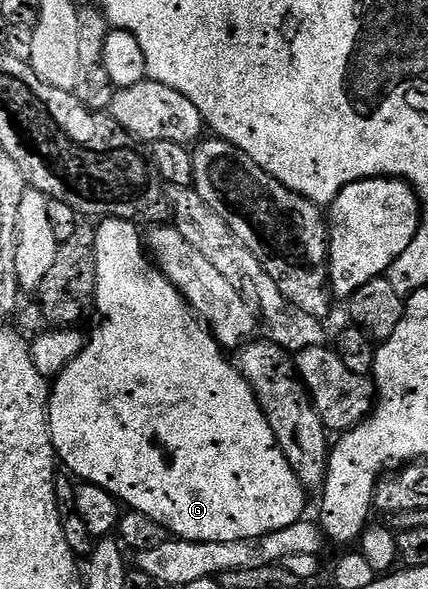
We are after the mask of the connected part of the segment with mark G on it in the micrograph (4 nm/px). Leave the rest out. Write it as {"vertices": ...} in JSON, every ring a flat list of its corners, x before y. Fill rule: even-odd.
{"vertices":[[107,217,100,222,101,226,96,226,95,229,95,248,97,249,97,275,95,278,95,309,101,312,101,326,94,331,93,334,88,334,85,342,85,347,80,354,60,374,55,377,51,385,49,394,49,434,53,440,53,450,57,452,60,464,74,478,80,479,82,482,90,485,98,485,108,491,111,496,116,497,122,506,128,507,135,512,141,512,145,516,149,516,154,523,162,530,170,529,174,538,182,541,202,541,203,543,235,543,236,541,246,541,247,539,255,539,259,535,267,535,271,531,283,531,283,527,291,527,296,521,302,520,306,516,305,513,305,496,307,490,301,484,300,479,291,471,289,460,283,455,283,451,279,447,279,443,275,439,275,435,271,431,271,423,267,423,265,413,261,410,261,405,257,401,257,396,253,394,253,388,247,383,247,379,243,379,243,375,238,371,236,364,232,360,229,361,226,350,221,347,216,337,212,332,199,320,196,313,189,308,189,302,182,297,179,290,161,274,160,269,147,256,146,246,143,244,143,233,136,224,130,221,124,221,121,217]]}

